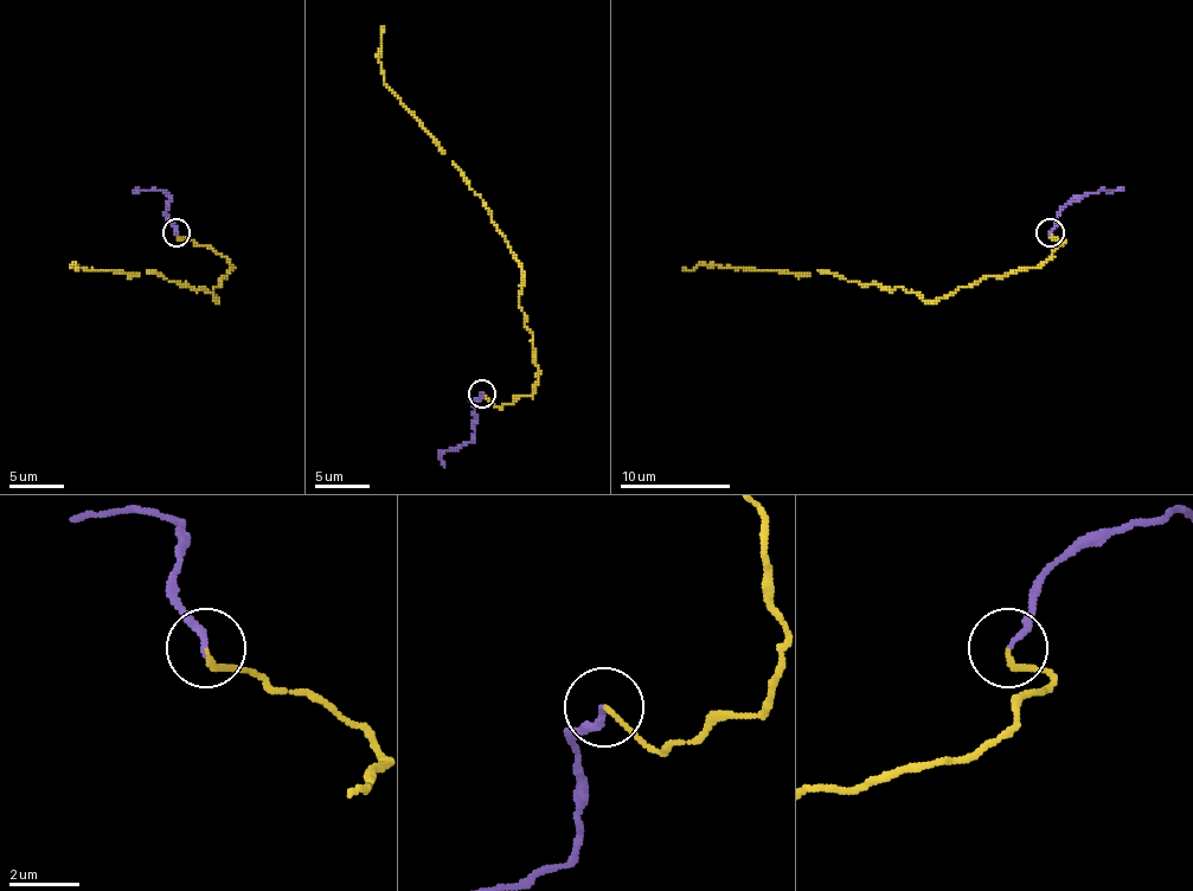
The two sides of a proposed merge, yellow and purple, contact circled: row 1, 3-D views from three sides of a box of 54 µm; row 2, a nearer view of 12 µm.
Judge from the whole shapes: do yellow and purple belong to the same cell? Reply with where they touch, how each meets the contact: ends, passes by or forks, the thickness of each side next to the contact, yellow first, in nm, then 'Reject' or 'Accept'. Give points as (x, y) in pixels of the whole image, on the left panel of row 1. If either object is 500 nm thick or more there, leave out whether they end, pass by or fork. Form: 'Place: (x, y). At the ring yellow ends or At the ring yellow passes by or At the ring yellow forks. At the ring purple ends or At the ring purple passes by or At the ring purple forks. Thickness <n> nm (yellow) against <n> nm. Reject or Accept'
Place: (177, 232). At the ring yellow ends. At the ring purple ends. Thickness 140 nm (yellow) against 160 nm. Accept

